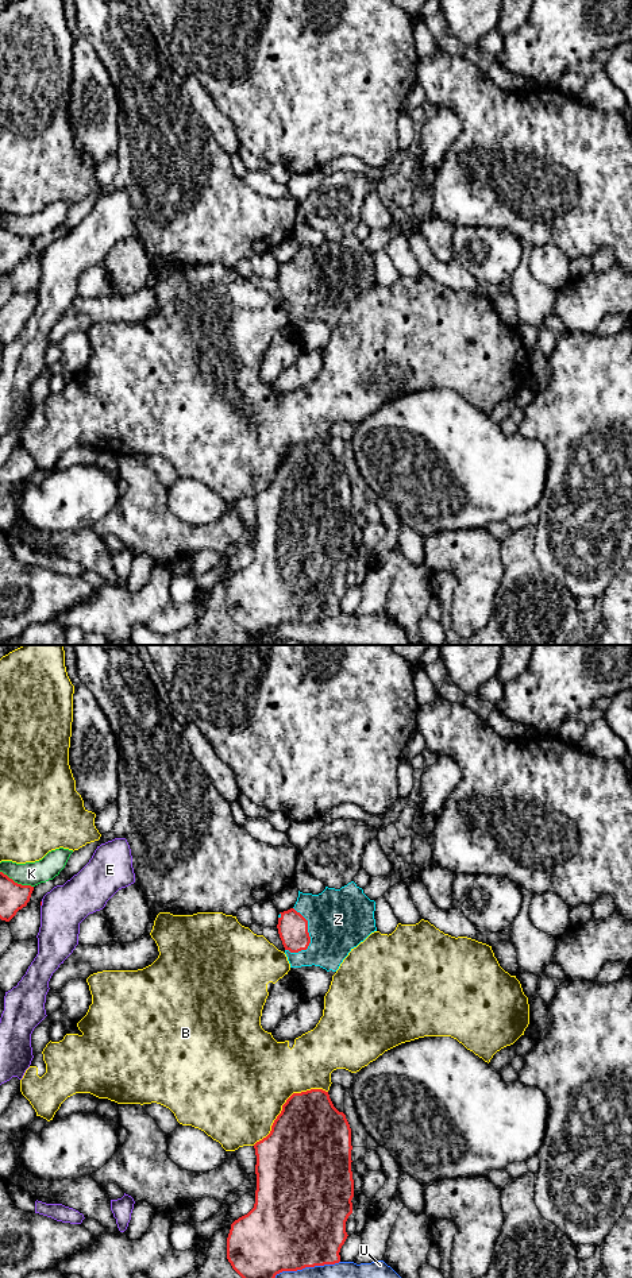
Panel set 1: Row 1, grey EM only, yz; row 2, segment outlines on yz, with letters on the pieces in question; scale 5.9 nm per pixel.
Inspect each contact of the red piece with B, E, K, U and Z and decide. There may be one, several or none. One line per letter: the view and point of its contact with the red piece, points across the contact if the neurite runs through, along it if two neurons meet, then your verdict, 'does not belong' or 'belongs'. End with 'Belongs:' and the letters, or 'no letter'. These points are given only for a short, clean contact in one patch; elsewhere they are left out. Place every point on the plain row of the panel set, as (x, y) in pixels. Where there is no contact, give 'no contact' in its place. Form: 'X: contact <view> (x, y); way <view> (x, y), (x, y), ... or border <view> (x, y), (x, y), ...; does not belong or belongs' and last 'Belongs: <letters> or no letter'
B: contact yz (284, 456); does not belong
E: contact yz (41, 257); does not belong
K: contact yz (16, 235); does not belong
U: contact yz (304, 620); does not belong
Z: contact yz (308, 285); way yz (292, 278), (308, 285), (318, 284), (338, 271); belongs
Belongs: Z

